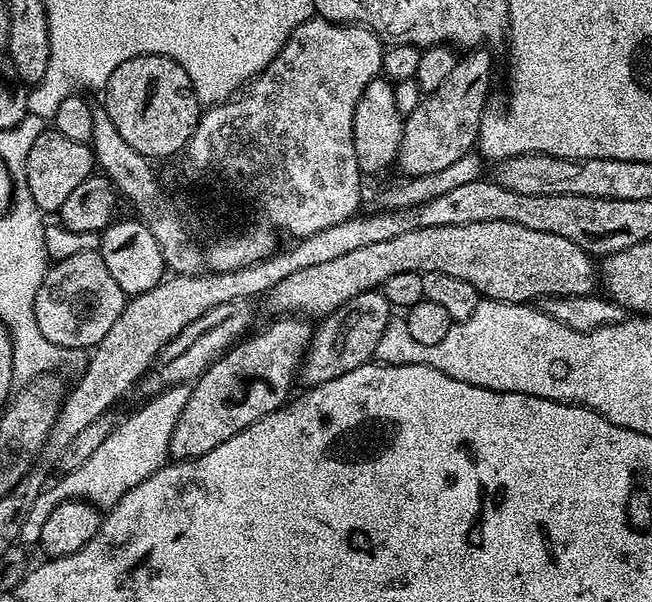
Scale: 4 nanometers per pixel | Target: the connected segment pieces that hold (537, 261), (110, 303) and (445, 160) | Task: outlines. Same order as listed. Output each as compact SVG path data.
M470 222L466 226L426 226L425 228L411 228L406 230L406 234L398 234L394 238L386 238L386 242L374 242L371 246L362 246L362 250L352 250L350 254L342 254L342 258L333 258L330 262L321 262L318 266L306 266L304 270L294 270L294 274L282 278L277 285L269 289L266 293L268 308L272 314L295 314L301 318L323 318L329 316L338 306L350 302L363 292L370 292L379 289L386 282L386 278L394 278L394 274L410 274L411 272L437 272L438 274L451 274L453 278L462 278L462 282L470 282L474 290L480 292L481 297L489 300L501 300L507 304L527 304L529 302L540 302L549 296L587 296L593 291L592 287L598 284L598 268L593 257L589 253L583 252L570 238L562 238L558 234L546 234L542 230L530 230L527 226L518 226L514 222Z
M99 251L72 252L65 260L60 260L45 271L38 294L34 298L34 318L38 322L38 330L52 344L71 350L71 348L91 349L102 338L106 338L106 330L118 322L118 314L122 314L126 297L122 286L114 282L110 270L106 270L106 262L102 262Z
M487 47L465 51L450 70L446 82L438 90L421 99L418 110L404 117L402 142L396 155L396 164L408 178L436 176L452 168L468 151L477 147L480 138L480 119L488 100L488 87L492 84L492 56Z

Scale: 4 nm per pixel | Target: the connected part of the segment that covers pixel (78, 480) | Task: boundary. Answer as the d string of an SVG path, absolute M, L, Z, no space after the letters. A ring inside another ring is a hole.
M187 383L169 387L161 396L153 398L149 404L144 404L133 416L117 423L112 433L78 466L78 470L63 473L60 481L49 483L30 508L29 516L22 525L19 543L24 546L39 545L42 522L50 518L50 510L67 500L82 500L98 509L113 508L138 482L146 482L150 474L164 467L169 459L170 434L174 434L174 425L178 422L178 414L186 406L186 398L190 398L191 387Z

